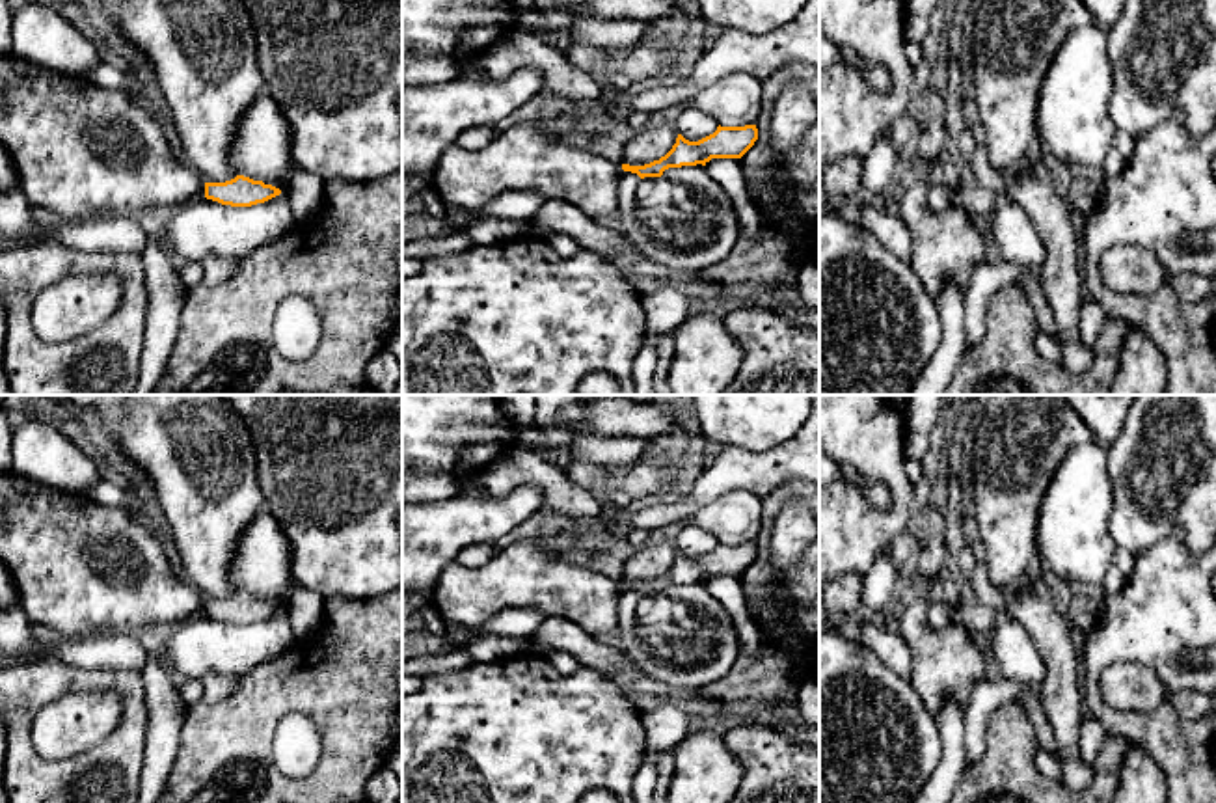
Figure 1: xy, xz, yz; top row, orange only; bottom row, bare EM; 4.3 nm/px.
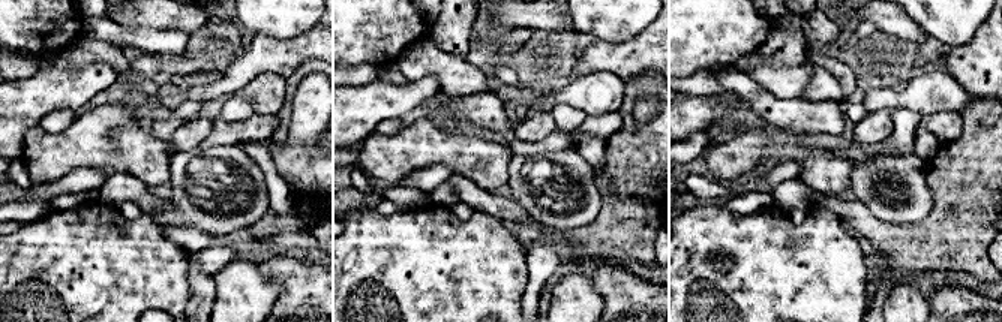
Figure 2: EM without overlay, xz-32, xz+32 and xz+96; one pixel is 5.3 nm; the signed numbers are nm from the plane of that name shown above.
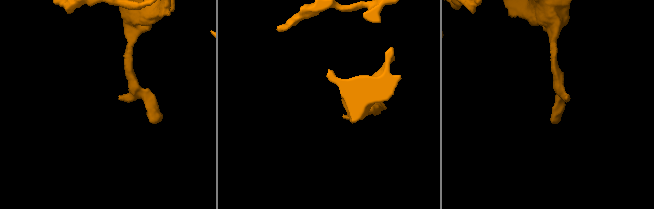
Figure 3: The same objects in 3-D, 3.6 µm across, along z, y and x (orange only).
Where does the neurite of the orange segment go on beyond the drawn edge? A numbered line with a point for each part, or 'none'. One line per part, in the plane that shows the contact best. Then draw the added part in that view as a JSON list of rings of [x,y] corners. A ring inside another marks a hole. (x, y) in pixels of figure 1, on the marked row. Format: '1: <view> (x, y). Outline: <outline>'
none

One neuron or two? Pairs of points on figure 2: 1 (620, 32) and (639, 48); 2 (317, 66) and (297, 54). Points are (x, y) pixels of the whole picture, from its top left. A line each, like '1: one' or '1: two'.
1: two
2: two

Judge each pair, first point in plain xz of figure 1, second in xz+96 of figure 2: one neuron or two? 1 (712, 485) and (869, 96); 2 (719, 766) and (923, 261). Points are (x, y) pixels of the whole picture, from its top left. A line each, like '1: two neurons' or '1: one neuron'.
1: two neurons
2: two neurons

